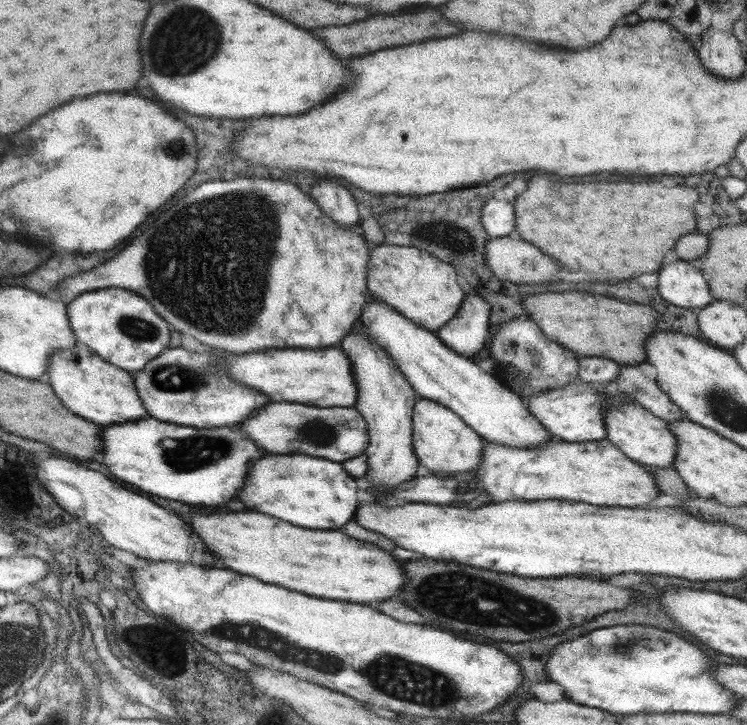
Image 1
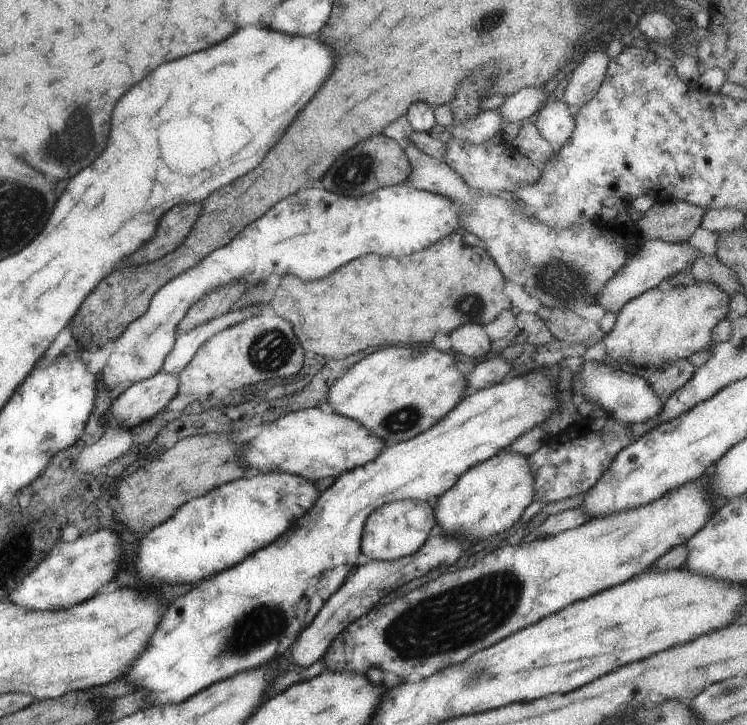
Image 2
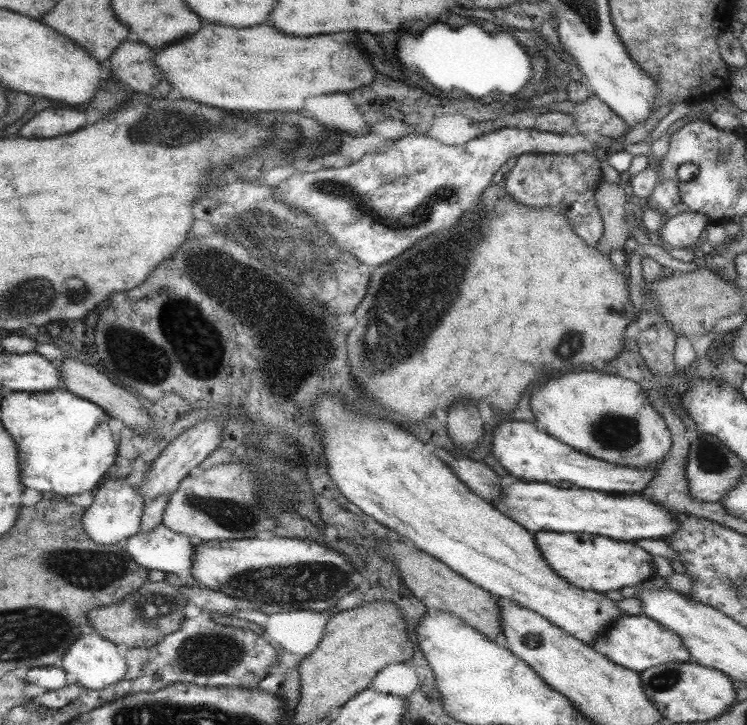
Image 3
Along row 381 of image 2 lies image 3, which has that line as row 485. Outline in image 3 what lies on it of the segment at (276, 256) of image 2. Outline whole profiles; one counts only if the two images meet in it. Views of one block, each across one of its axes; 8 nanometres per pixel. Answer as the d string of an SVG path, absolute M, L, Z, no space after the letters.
M125 477L103 480L103 485L93 490L91 505L81 511L79 522L85 535L99 545L116 545L137 534L143 514L143 497L137 491L137 485L129 484Z

